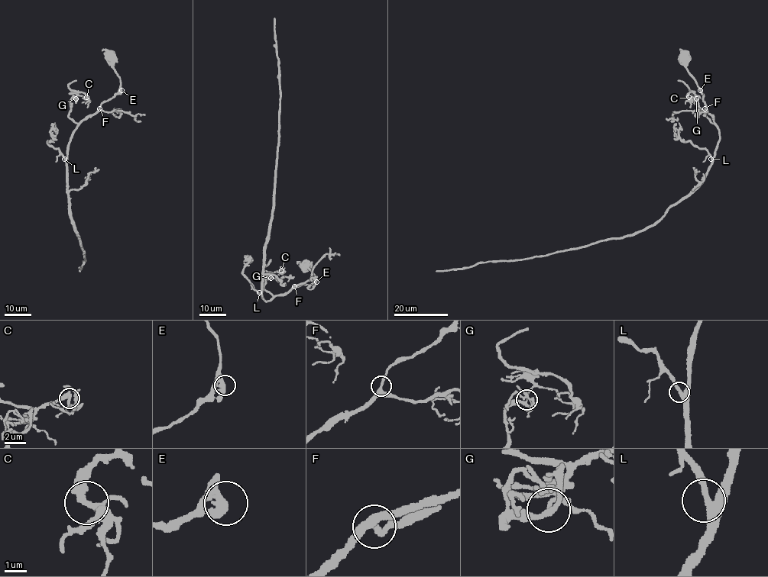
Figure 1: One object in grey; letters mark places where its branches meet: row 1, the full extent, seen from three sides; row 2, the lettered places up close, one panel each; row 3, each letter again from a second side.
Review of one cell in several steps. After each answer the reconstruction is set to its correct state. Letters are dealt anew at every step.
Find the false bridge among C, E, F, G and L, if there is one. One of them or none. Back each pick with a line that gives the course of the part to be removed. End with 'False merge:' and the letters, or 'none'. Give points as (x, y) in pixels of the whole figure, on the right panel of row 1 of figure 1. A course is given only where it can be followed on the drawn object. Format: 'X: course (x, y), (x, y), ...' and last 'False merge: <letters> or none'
G: course (696, 98), (686, 85), (678, 80)
False merge: G

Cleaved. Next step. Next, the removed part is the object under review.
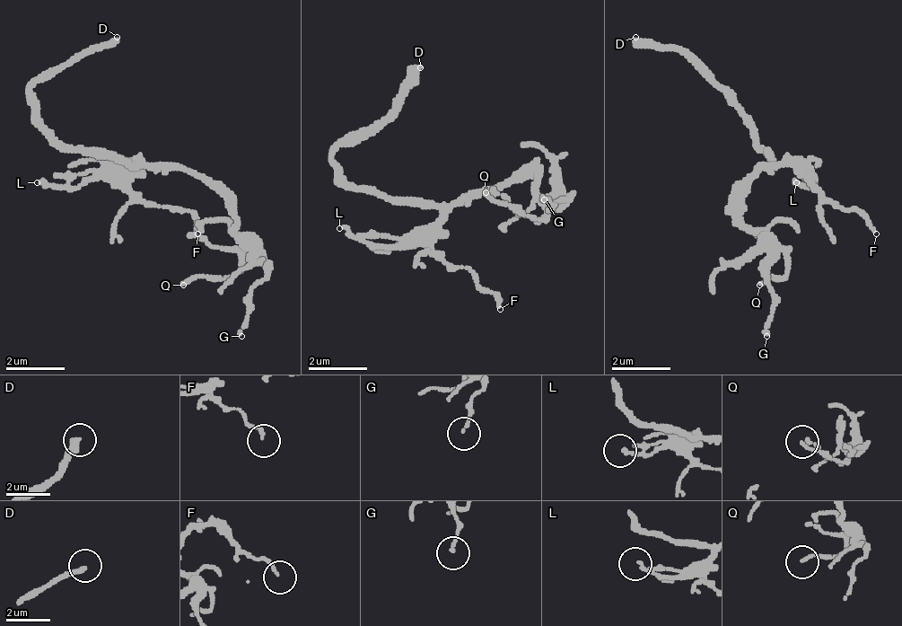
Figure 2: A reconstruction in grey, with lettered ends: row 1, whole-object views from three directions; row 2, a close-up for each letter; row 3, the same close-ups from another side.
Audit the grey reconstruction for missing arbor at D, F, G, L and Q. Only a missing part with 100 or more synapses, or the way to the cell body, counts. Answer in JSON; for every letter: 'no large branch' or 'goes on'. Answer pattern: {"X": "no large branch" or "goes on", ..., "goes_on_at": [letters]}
{"D": "goes on", "F": "no large branch", "G": "no large branch", "L": "no large branch", "Q": "no large branch", "goes_on_at": ["D"]}

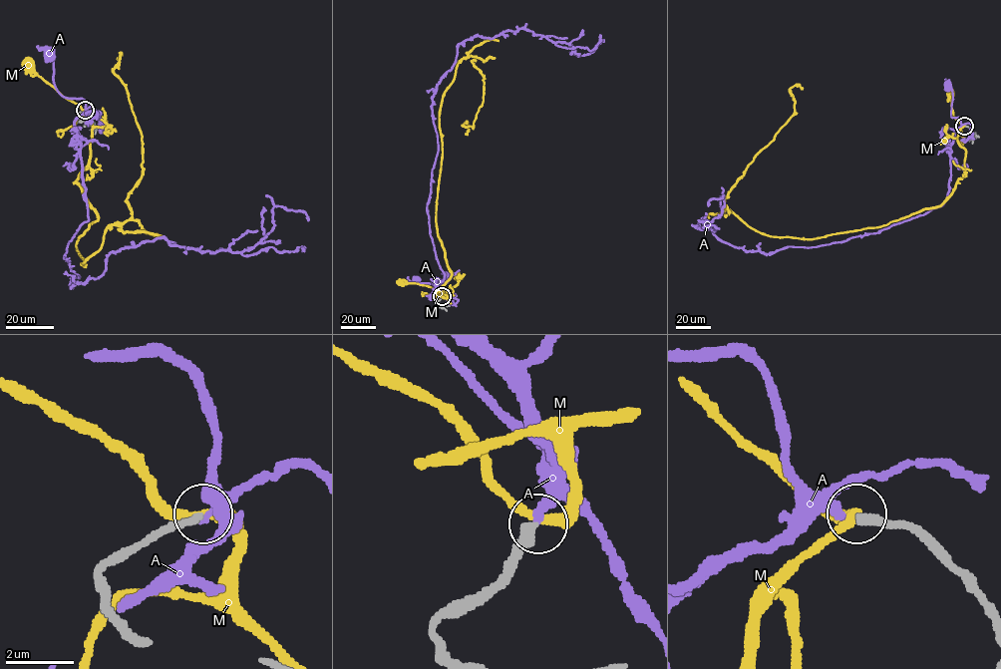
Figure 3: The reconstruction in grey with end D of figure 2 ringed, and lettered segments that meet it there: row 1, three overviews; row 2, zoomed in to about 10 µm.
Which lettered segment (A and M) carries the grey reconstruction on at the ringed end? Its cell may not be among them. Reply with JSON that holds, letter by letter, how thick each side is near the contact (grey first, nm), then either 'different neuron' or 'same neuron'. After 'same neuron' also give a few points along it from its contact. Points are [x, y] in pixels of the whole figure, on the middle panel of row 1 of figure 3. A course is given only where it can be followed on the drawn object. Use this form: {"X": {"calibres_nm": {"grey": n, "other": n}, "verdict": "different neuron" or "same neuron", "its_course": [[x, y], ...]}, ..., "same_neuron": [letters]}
{"A": {"calibres_nm": {"grey": 280, "other": 190}, "verdict": "same neuron", "its_course": [[442, 296], [443, 293], [434, 284], [420, 284], [416, 279]]}, "M": {"calibres_nm": {"grey": 280, "other": 280}, "verdict": "different neuron"}, "same_neuron": ["A"]}

